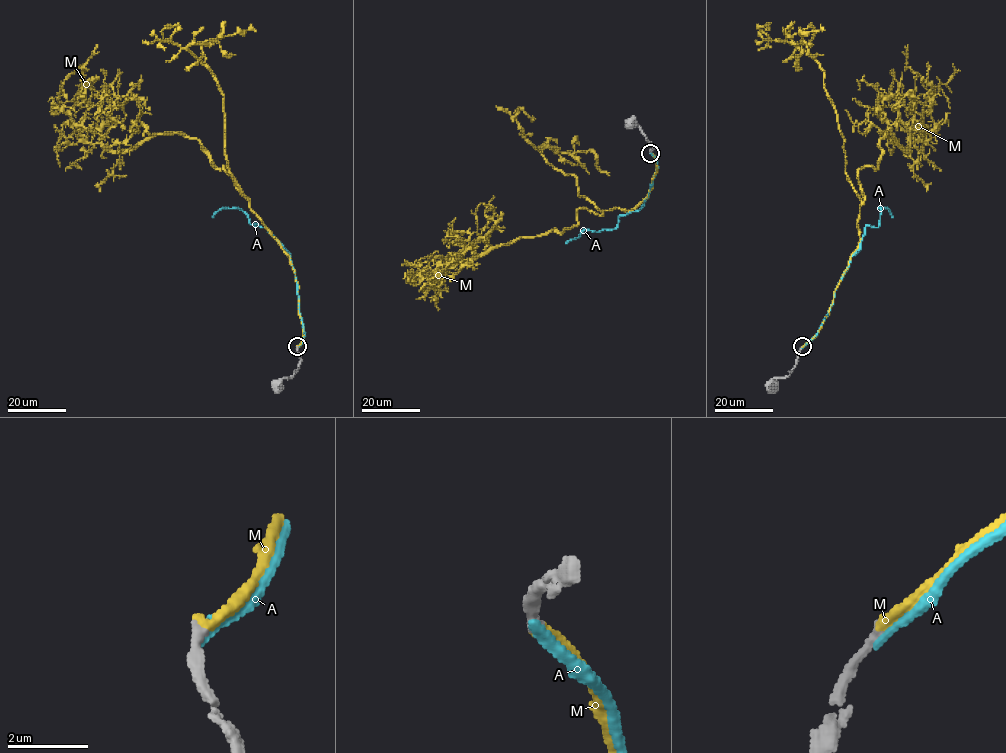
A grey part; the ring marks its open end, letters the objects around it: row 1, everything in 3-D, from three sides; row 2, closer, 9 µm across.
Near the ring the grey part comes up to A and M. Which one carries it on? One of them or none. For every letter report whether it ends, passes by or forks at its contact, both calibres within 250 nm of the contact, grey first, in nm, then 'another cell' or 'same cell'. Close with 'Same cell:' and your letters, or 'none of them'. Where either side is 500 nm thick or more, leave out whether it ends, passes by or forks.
A: it ends; calibres 300 and 260 nm; another cell
M: it ends; calibres 280 and 280 nm; same cell
Same cell: M

